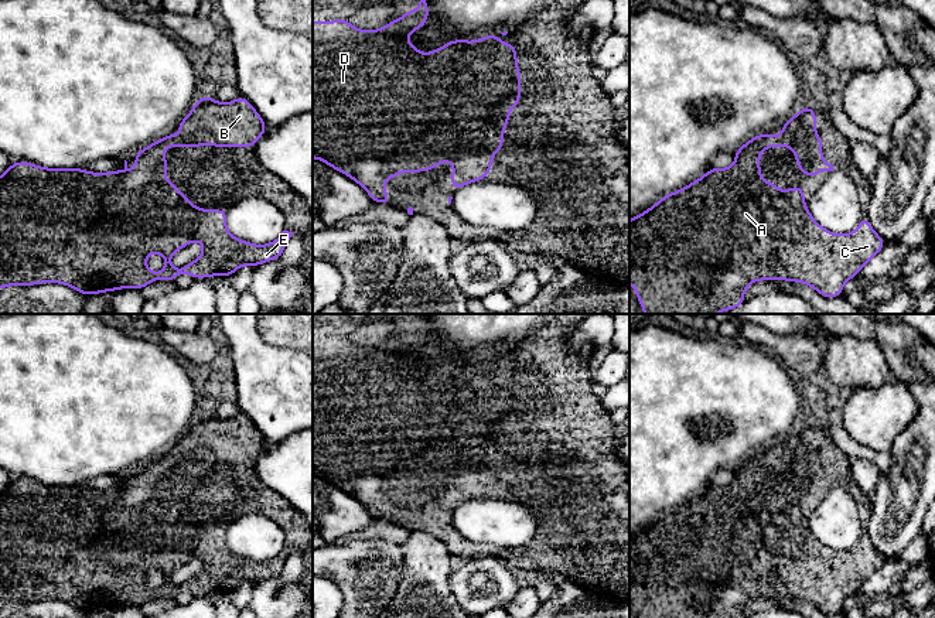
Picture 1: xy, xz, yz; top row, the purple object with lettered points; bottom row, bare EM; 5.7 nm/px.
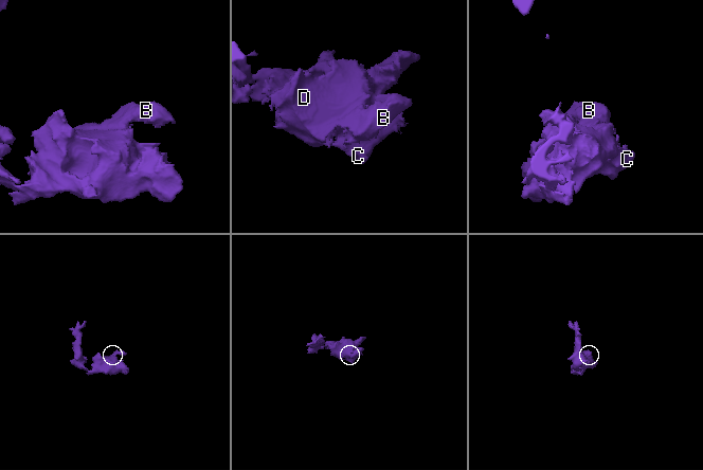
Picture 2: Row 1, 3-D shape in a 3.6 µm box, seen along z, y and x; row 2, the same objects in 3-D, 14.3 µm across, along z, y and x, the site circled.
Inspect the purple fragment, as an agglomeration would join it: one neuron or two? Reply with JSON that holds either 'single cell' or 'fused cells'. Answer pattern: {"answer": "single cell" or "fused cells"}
{"answer": "single cell"}

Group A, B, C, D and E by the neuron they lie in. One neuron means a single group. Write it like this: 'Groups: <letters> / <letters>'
Groups: A B C D E

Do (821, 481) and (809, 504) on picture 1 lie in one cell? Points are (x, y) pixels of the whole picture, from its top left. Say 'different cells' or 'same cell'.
same cell

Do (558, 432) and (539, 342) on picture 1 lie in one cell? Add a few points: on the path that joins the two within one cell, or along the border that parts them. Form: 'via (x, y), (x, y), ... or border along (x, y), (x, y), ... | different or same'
via (546, 409), (542, 365) | same

